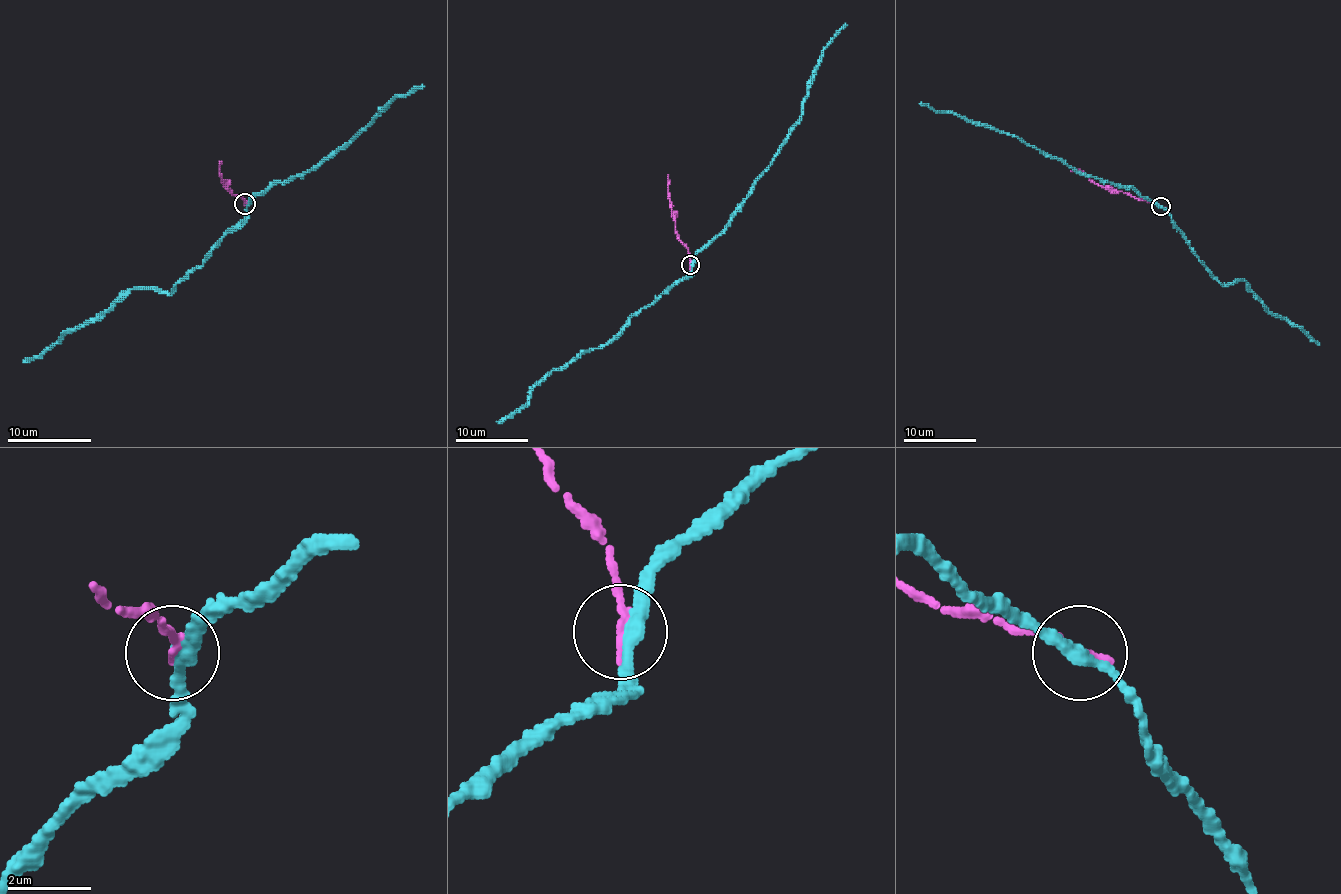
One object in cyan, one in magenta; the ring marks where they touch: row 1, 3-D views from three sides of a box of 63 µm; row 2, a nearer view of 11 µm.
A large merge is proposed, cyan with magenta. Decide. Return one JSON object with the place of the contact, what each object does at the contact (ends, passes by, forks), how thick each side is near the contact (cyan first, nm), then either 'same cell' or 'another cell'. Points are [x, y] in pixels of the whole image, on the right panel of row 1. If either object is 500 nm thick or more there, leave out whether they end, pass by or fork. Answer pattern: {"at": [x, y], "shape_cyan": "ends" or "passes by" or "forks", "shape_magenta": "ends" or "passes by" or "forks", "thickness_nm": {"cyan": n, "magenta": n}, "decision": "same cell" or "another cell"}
{"at": [1161, 206], "shape_cyan": "passes by", "shape_magenta": "ends", "thickness_nm": {"cyan": 300, "magenta": 220}, "decision": "another cell"}

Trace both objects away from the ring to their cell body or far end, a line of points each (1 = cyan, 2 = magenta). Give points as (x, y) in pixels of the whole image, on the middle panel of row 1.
1: (690, 264), (726, 224), (754, 180), (770, 164), (788, 129), (799, 118), (808, 81), (821, 52), (845, 23)
2: (690, 264), (690, 253), (675, 231), (668, 175)

